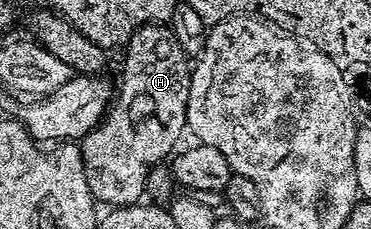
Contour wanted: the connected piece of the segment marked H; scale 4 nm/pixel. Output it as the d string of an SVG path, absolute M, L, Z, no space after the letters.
M149 22L137 27L126 40L124 50L126 60L122 63L122 84L116 87L116 98L102 116L102 122L80 140L88 189L99 204L110 203L106 205L111 208L129 207L139 202L146 189L148 173L179 146L178 138L182 131L184 135L187 130L188 89L192 70L191 57L180 47L171 28L160 23Z

